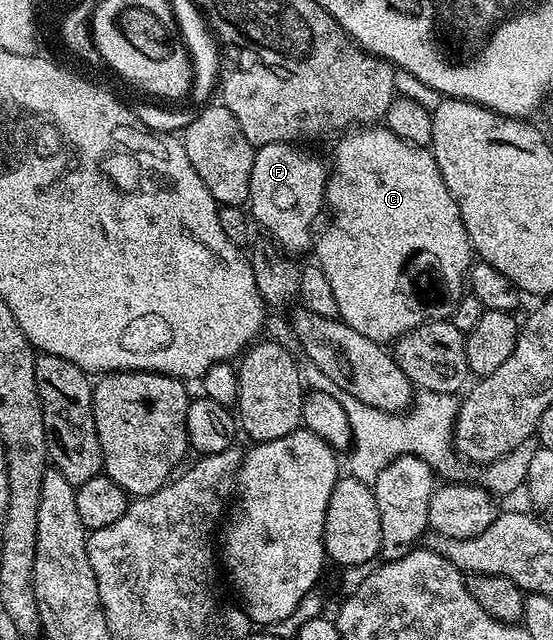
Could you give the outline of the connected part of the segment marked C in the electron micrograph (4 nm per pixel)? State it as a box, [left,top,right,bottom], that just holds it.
[314,124,474,344]

